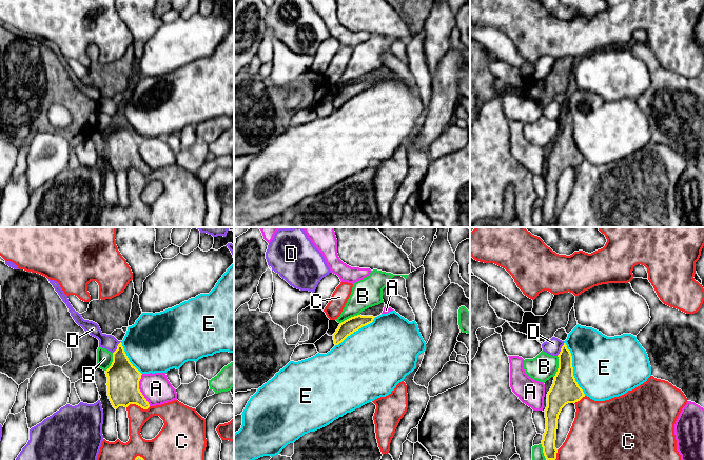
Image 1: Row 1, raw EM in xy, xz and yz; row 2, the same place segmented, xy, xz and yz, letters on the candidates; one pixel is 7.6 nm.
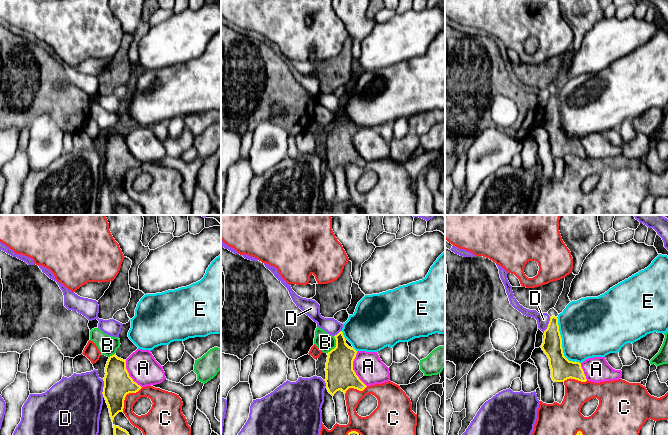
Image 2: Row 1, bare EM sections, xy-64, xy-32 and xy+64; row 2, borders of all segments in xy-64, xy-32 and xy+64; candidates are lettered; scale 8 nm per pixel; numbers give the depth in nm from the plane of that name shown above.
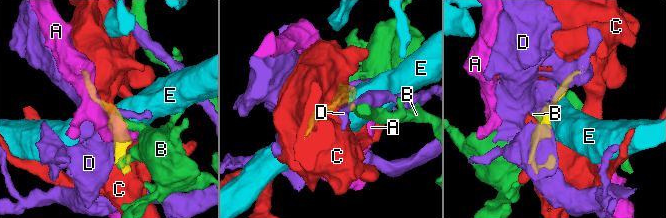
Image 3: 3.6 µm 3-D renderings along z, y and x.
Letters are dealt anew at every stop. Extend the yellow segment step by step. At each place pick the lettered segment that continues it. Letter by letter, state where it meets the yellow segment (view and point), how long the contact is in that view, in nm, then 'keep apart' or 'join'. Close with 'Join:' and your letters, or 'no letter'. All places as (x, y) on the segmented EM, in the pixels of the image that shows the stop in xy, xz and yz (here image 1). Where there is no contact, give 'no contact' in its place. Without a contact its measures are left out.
A: meets yellow in xy at (139, 390); contact 260 nm long; keep apart
B: meets yellow in yz at (559, 366); contact 160 nm long; keep apart
C: meets yellow in xy at (138, 405); contact 180 nm long; keep apart
D: meets yellow in yz at (561, 350); contact 110 nm long; keep apart
E: meets yellow in yz at (572, 368); contact 440 nm long; keep apart
Join: no letter

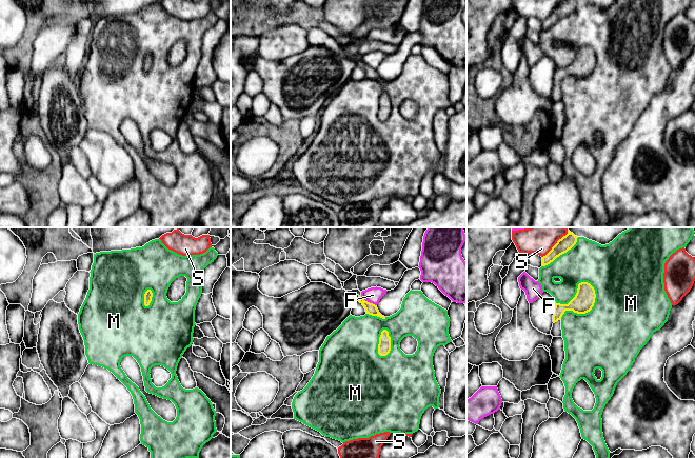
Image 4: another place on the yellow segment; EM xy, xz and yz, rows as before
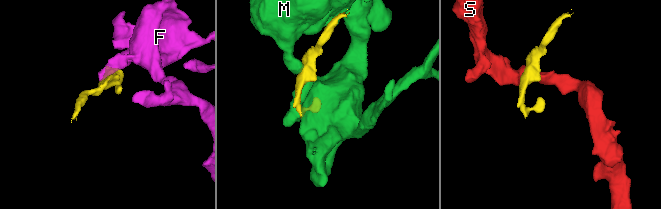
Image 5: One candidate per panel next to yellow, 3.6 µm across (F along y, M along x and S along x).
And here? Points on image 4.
F: meets yellow in xz at (366, 301); contact 140 nm long; keep apart
M: meets yellow in yz at (588, 311); contact 360 nm long; keep apart
S: meets yellow in yz at (557, 242); contact 300 nm long; keep apart
Join: no letter

